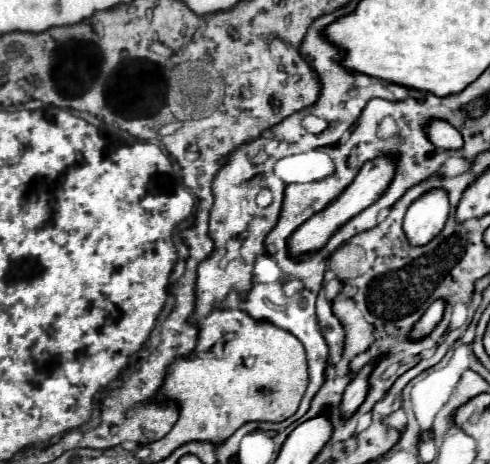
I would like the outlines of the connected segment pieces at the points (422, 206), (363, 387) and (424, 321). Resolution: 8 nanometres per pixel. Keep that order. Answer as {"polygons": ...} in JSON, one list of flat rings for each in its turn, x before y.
{"polygons":[[[434,188,414,200,404,216,404,232,414,246,428,244,438,236,446,224,450,212,448,192,444,188]],[[366,364,364,370,348,384,346,392,344,392,344,398,342,398,342,406,340,406,340,412,342,416,352,416,356,412,356,408,364,402,366,394,368,394,368,376,372,372,374,364]],[[436,300,436,302,424,312,424,316,420,318,420,322,416,322,416,326,414,326,414,330,410,332,410,336,412,336,414,340,428,336,428,334,434,330,434,326,440,322,442,312,444,312,444,302,442,302,442,300]]]}

